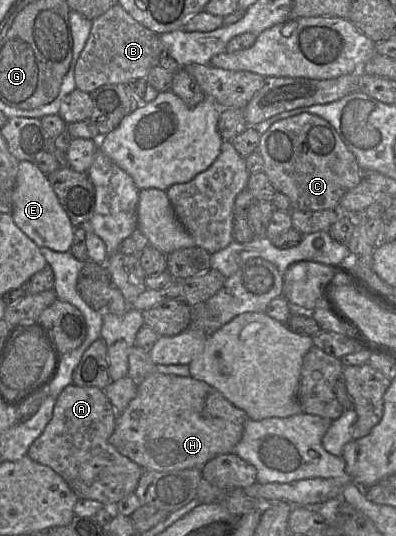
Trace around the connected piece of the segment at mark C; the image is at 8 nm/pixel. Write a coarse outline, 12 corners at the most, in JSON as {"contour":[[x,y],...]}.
{"contour":[[301,113],[261,134],[262,172],[291,210],[338,209],[362,169]]}

